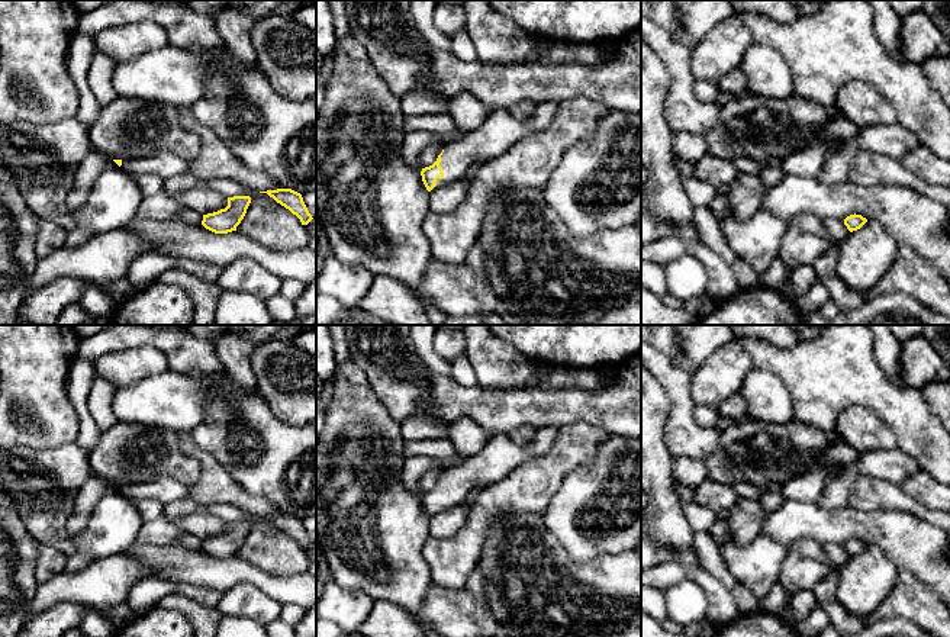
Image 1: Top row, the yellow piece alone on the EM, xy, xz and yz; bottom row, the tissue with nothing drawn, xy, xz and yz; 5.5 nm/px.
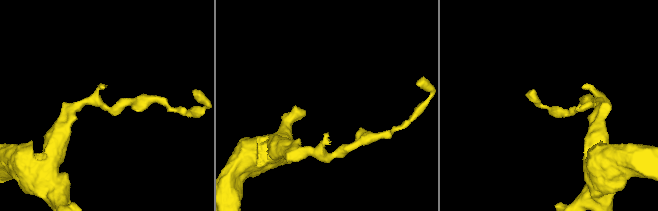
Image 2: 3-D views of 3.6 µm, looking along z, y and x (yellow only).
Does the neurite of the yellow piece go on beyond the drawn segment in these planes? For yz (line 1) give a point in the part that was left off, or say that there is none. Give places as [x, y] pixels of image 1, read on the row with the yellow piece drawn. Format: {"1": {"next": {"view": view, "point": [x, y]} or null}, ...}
{"1": {"next": null}}

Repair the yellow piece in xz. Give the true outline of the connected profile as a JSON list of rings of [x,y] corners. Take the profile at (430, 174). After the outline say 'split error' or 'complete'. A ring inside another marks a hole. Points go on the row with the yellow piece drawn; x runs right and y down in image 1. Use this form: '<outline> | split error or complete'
[[[535,103],[531,116],[519,122],[506,109],[490,109],[484,122],[458,141],[447,141],[437,161],[422,168],[422,181],[428,192],[453,183],[467,174],[477,161],[492,163],[524,136],[544,131],[553,122],[558,103]]] | split error

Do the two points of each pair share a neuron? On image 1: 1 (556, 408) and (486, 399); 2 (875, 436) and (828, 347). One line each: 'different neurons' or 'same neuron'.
1: same neuron
2: different neurons

